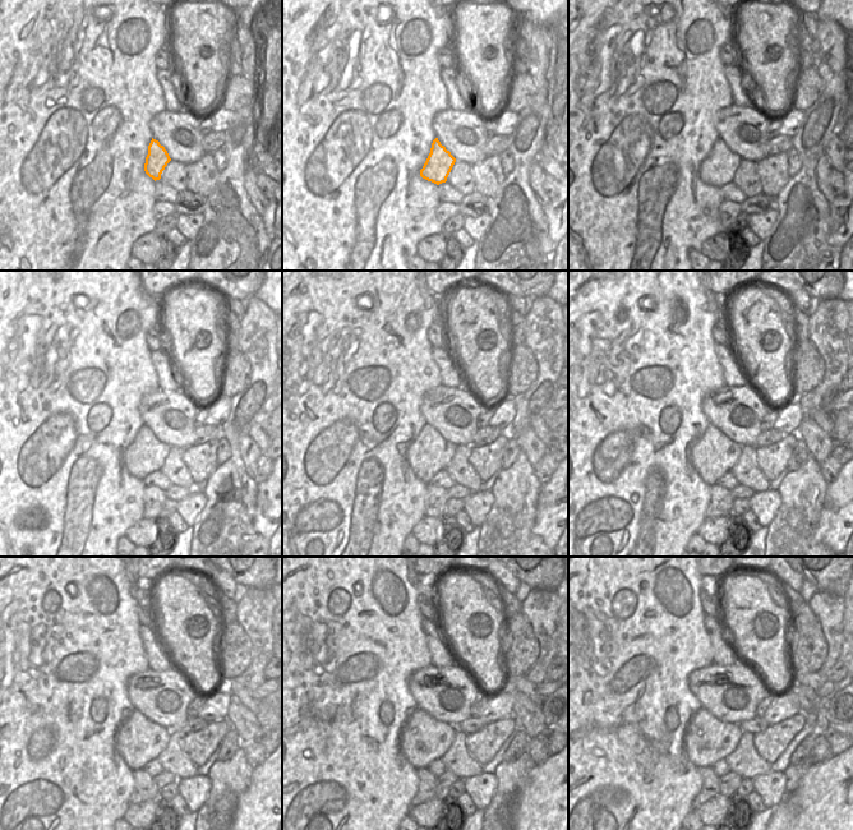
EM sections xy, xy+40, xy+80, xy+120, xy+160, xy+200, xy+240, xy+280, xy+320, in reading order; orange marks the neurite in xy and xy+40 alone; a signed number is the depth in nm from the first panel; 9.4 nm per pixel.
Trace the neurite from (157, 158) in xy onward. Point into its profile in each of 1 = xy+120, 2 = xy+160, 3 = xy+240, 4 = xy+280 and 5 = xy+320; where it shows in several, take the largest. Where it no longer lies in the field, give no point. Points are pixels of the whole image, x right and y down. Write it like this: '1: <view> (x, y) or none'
1: xy+120 (146, 455)
2: xy+160 (429, 453)
3: xy+240 (138, 741)
4: xy+280 (423, 739)
5: xy+320 (708, 739)

